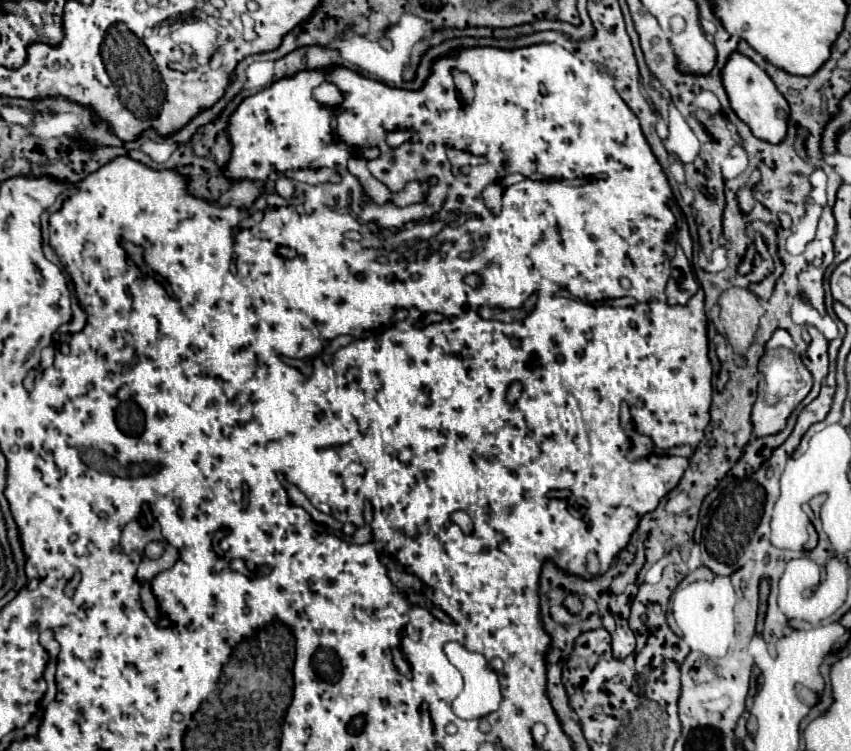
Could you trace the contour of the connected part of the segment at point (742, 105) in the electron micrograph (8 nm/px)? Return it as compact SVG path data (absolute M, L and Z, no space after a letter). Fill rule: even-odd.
M734 52L722 70L722 82L724 82L724 88L728 92L734 112L738 114L742 122L750 126L752 134L764 142L780 144L780 140L784 140L786 130L788 130L788 108L790 106L784 100L784 96L776 90L770 76L750 58Z

